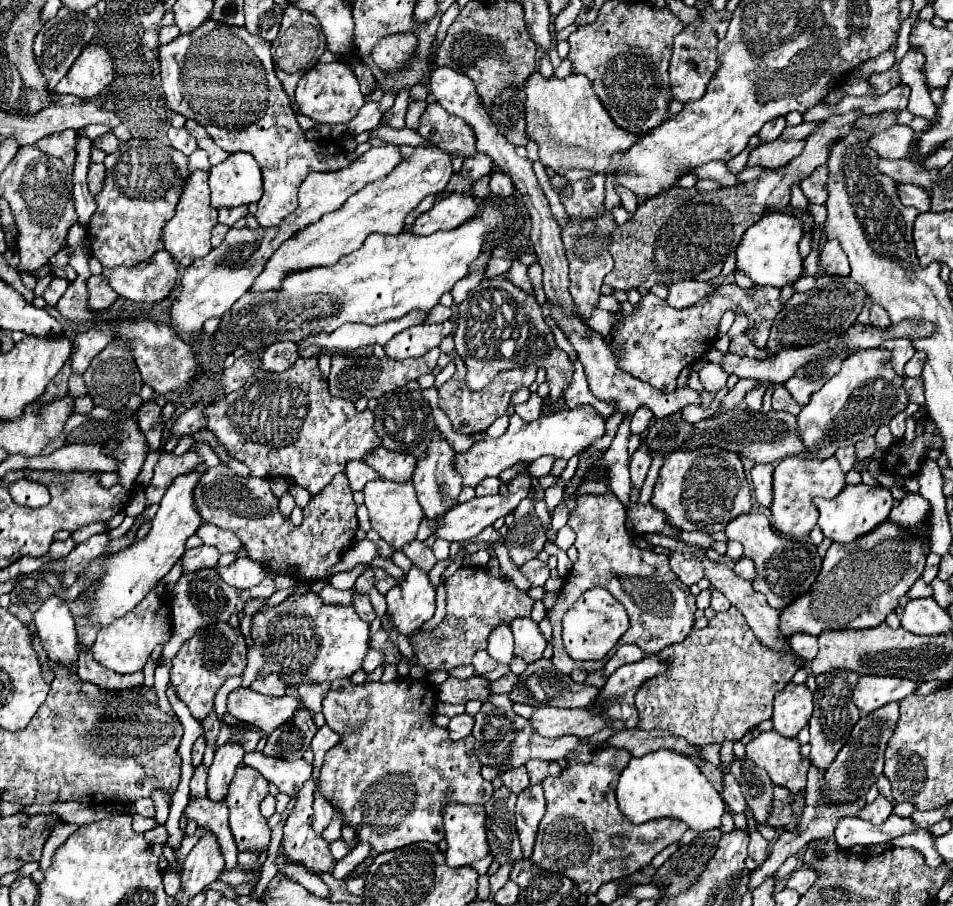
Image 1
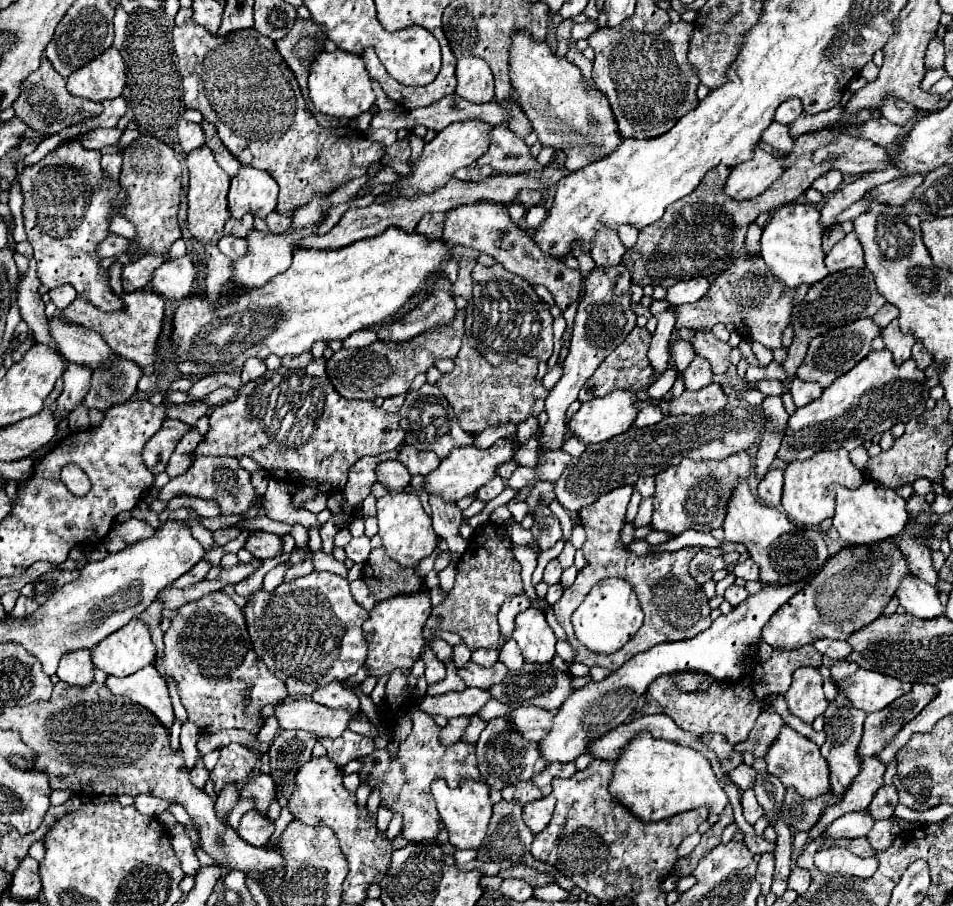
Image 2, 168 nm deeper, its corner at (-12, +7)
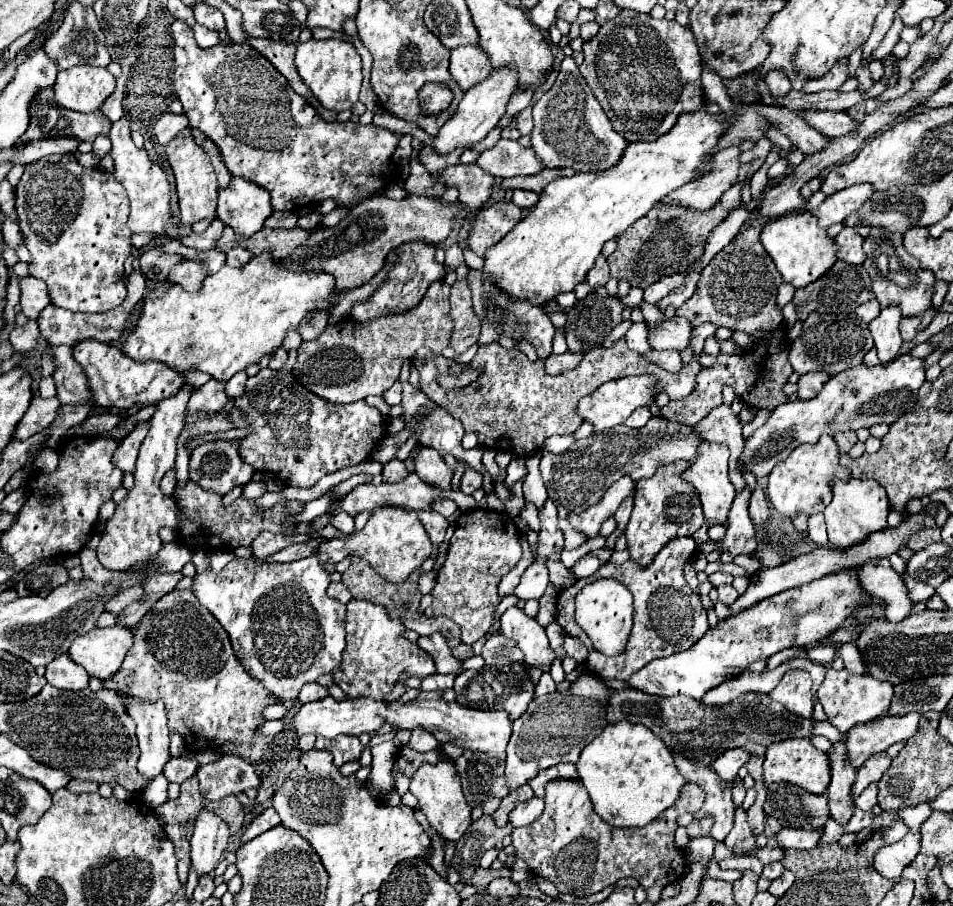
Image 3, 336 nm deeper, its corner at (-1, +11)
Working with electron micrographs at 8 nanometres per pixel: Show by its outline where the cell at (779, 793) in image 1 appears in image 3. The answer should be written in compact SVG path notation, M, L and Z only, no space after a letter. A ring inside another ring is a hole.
M776 783L768 787L764 811L770 817L776 817L782 827L796 829L824 827L830 817L828 797L824 793L812 795L790 783Z

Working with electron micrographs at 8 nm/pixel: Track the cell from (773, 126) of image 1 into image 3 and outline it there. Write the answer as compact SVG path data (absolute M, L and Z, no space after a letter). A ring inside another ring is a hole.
M768 73L768 81L766 81L770 95L772 97L784 97L792 87L788 77L784 77L784 73Z

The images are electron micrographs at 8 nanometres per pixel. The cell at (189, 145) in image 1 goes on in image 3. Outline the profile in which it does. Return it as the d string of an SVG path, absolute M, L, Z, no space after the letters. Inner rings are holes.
M164 113L160 117L160 121L156 123L154 127L154 133L156 133L156 139L160 145L166 145L168 141L172 141L182 129L190 127L188 123L188 117L186 115L174 115L174 113Z

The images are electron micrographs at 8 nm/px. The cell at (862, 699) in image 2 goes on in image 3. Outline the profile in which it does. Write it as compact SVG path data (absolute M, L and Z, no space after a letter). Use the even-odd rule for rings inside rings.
M826 669L826 677L824 677L822 685L818 687L816 695L826 711L828 721L840 733L846 733L856 723L868 723L872 719L884 717L884 713L888 711L890 699L894 695L894 689L892 689L890 681L878 681L870 673L856 675L856 673L850 673L848 669L840 669L840 671Z

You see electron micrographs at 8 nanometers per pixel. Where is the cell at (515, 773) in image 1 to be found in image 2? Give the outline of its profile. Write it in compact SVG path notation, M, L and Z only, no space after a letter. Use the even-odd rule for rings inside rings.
M531 781L517 783L515 787L517 787L517 791L515 791L515 797L513 797L513 799L515 799L519 805L527 805L527 803L537 801L539 797L543 797L541 791L539 791L539 787L537 787L535 783L531 783Z

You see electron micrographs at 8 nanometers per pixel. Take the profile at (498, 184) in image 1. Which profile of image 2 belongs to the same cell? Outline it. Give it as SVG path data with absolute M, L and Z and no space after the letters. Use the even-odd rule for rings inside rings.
M525 189L525 191L521 191L519 193L519 197L517 197L525 207L533 207L533 205L537 205L537 203L541 203L541 199L543 199L543 193L539 193L539 191L529 191L529 189Z

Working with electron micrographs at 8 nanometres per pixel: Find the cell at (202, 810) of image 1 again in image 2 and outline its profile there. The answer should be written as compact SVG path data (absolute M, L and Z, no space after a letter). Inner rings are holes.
M255 810L242 816L237 829L239 837L243 837L243 841L255 847L265 847L273 831L275 831L275 823L267 817L259 817L259 813L255 813Z

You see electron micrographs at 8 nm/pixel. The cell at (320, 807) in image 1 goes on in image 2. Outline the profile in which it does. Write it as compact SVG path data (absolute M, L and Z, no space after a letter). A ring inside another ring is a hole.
M349 729L337 739L321 739L321 745L327 749L327 757L331 757L331 761L339 767L345 767L353 759L363 759L375 751L373 739L367 739Z

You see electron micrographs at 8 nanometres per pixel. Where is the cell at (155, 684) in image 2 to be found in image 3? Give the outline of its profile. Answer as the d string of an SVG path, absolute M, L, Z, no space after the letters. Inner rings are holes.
M120 695L128 703L128 715L136 721L138 729L138 747L140 747L140 761L138 771L156 777L162 773L162 767L170 759L168 751L168 717L164 709L164 701L144 701L128 695Z

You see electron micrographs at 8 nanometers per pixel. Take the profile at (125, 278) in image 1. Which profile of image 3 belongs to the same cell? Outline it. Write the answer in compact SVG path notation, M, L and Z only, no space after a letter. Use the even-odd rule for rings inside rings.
M182 259L178 265L172 267L168 281L176 283L188 291L196 291L196 289L200 289L200 281L204 281L204 277L206 277L206 273L198 267L196 261Z

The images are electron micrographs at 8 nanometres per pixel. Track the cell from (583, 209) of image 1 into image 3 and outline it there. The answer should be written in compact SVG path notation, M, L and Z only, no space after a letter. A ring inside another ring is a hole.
M600 255L600 257L596 259L596 265L588 271L588 285L590 285L592 289L606 285L606 281L608 281L608 273L610 273L610 269L608 269L606 257Z

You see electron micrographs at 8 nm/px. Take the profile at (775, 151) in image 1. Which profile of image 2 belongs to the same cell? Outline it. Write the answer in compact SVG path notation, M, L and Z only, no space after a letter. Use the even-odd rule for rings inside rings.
M755 147L753 159L731 169L723 191L733 199L751 199L763 193L777 177L783 175L783 157L773 157L761 147Z

